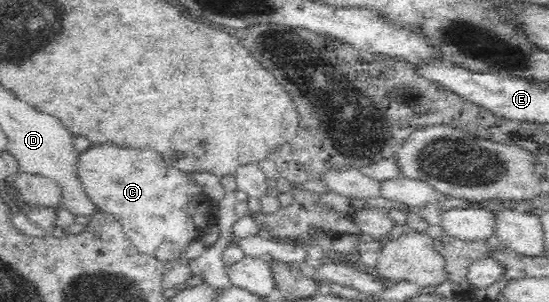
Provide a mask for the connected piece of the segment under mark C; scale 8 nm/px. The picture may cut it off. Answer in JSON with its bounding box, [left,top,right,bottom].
[78,146,218,264]

